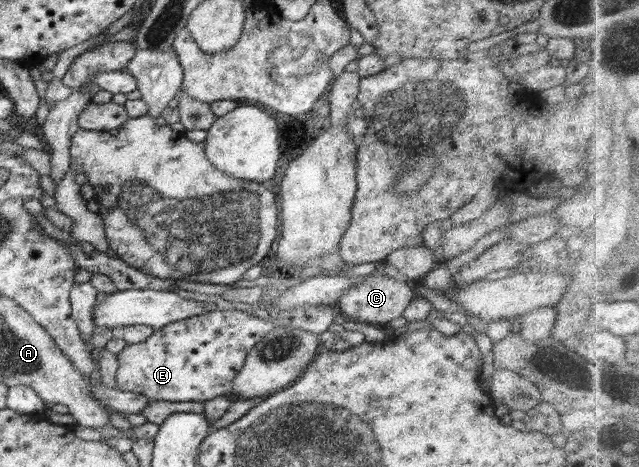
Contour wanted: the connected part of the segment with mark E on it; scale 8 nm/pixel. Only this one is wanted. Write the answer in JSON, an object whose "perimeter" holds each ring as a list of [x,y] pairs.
{"perimeter":[[[303,304],[288,310],[273,312],[270,320],[265,321],[237,309],[208,311],[164,326],[155,331],[144,342],[126,345],[117,354],[119,367],[116,373],[117,388],[122,391],[141,394],[150,401],[190,401],[204,402],[219,396],[231,396],[234,377],[242,370],[248,351],[265,335],[276,327],[284,326],[304,330],[320,336],[328,331],[330,324],[339,314],[338,306],[326,304]]]}

